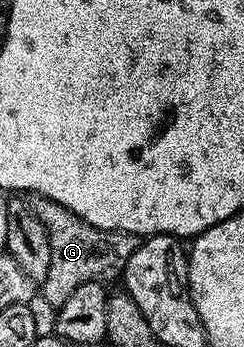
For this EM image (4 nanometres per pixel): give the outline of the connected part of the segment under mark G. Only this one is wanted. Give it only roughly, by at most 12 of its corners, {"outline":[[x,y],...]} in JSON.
{"outline":[[35,196],[49,236],[41,298],[58,308],[81,284],[111,284],[140,239],[102,230]]}

